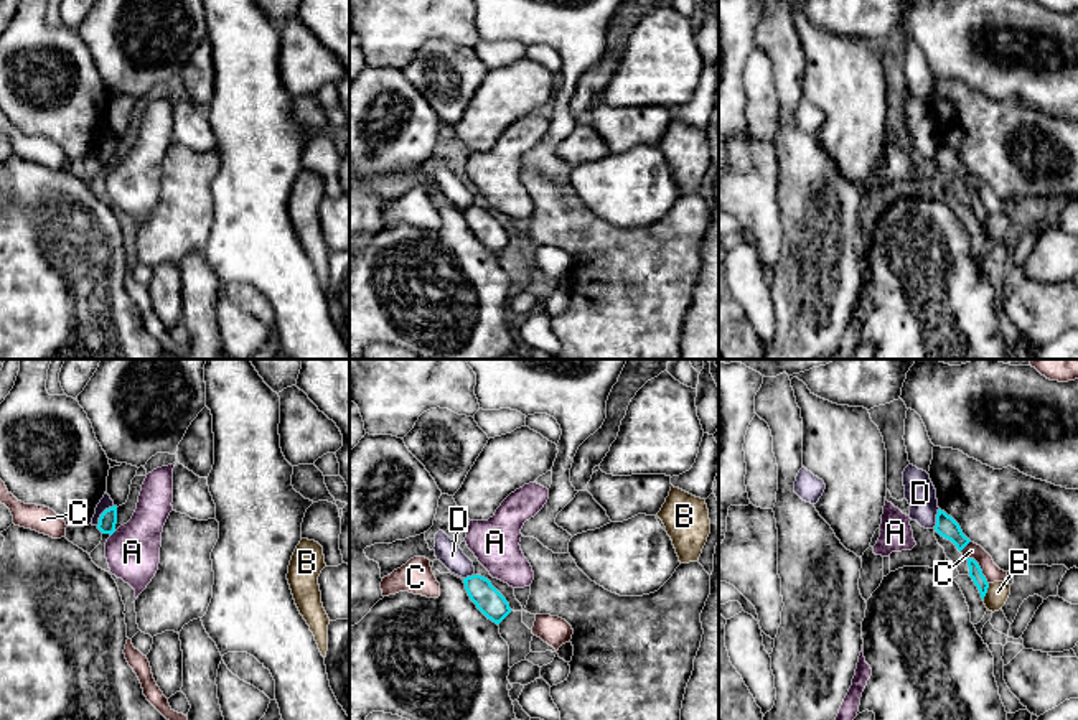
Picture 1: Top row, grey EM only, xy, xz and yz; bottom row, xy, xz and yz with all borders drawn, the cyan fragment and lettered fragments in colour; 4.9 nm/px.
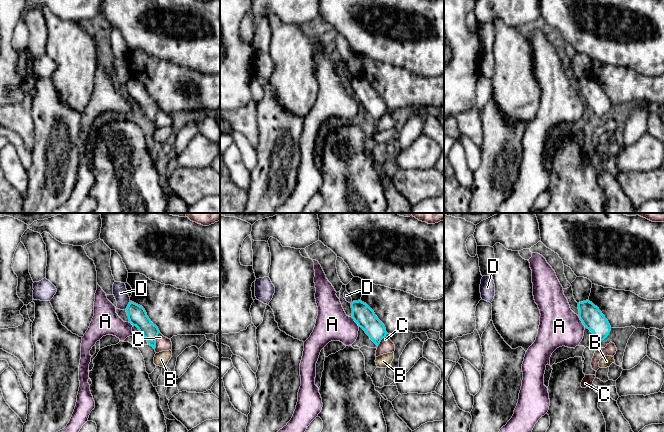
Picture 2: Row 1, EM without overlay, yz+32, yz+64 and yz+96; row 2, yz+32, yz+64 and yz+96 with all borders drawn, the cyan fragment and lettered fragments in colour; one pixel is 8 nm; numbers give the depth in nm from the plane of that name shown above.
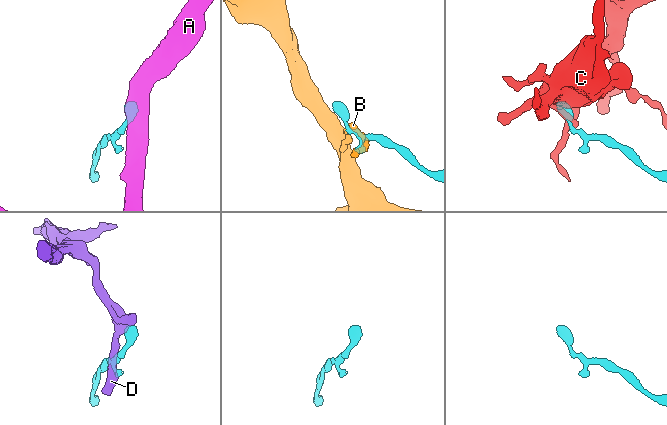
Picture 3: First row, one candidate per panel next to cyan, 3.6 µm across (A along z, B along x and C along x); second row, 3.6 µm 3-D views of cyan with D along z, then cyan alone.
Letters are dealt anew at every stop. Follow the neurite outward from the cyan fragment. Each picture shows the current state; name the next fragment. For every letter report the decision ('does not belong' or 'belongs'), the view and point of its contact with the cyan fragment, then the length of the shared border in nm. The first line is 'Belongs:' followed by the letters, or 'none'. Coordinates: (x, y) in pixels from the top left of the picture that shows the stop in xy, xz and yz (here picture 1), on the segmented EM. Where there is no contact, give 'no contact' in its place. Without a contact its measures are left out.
Belongs: none
A: does not belong; contact xy (112, 532); length 40 nm
B: does not belong; contact yz (986, 592); length 90 nm
C: does not belong; contact yz (979, 569); length 170 nm
D: does not belong; contact xy (101, 514); length 130 nm

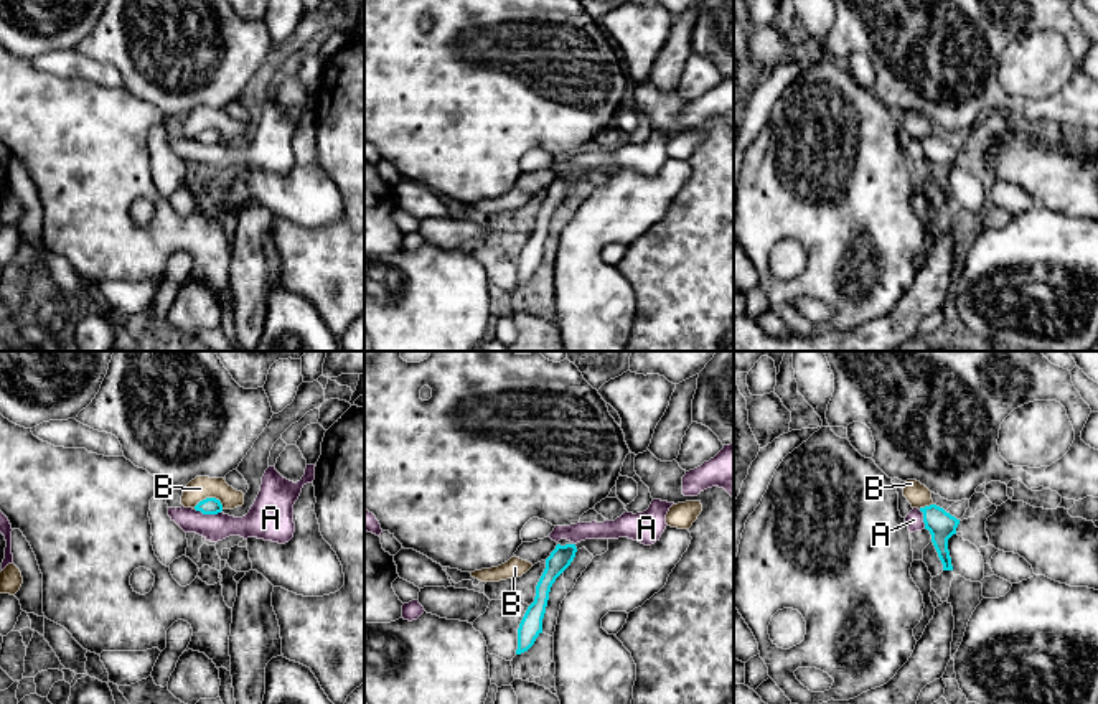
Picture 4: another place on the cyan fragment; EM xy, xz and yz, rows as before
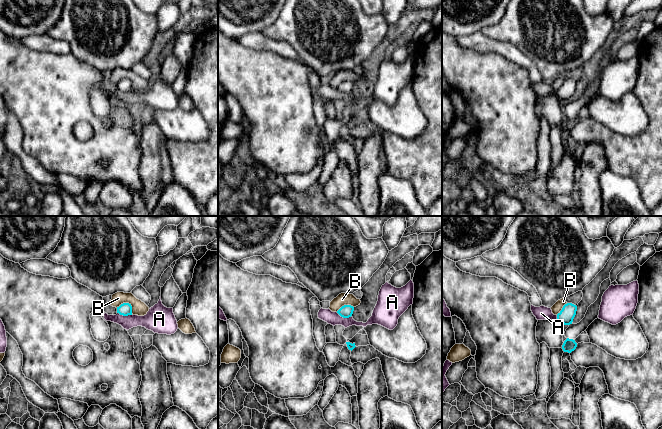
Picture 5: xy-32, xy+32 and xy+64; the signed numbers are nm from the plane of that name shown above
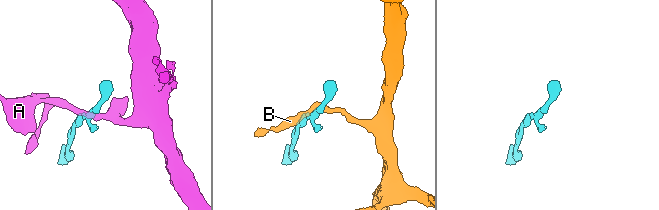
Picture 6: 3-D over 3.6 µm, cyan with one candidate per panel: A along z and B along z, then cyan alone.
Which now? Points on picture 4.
Belongs: none
A: does not belong; contact xy (208, 513); length 140 nm
B: does not belong; contact xy (208, 498); length 150 nm

